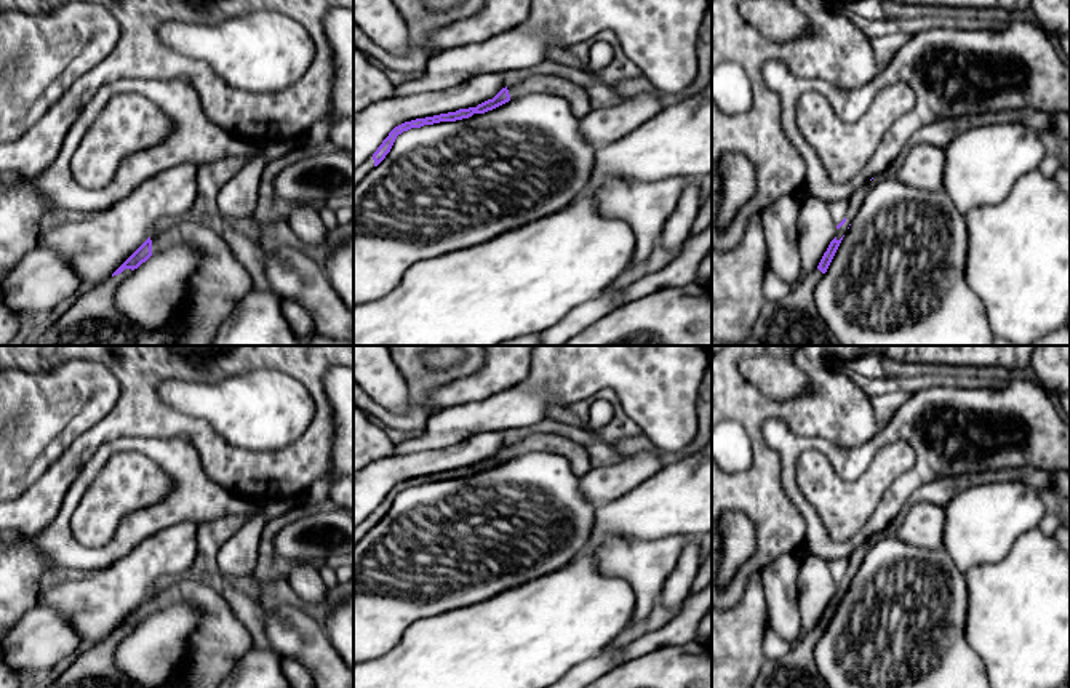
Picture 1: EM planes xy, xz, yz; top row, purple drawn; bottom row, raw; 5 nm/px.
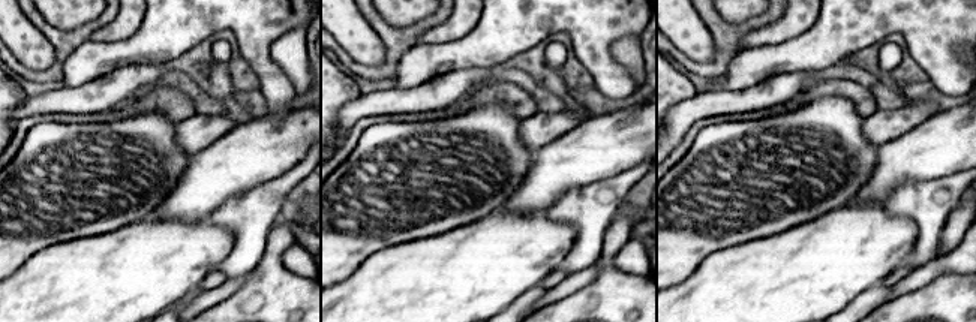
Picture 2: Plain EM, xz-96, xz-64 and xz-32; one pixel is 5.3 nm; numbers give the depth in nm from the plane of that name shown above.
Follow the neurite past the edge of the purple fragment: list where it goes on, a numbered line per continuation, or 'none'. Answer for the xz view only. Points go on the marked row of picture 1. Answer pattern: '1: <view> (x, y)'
1: xz (576, 95)

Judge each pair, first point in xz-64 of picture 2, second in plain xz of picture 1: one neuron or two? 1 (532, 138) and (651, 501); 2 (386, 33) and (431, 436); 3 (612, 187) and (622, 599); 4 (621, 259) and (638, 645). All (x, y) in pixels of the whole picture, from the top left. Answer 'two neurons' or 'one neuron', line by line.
1: two neurons
2: two neurons
3: two neurons
4: one neuron

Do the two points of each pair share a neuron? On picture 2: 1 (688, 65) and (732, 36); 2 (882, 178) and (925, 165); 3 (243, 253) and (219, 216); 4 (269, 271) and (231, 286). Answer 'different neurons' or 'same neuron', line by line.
1: same neuron
2: same neuron
3: same neuron
4: different neurons

